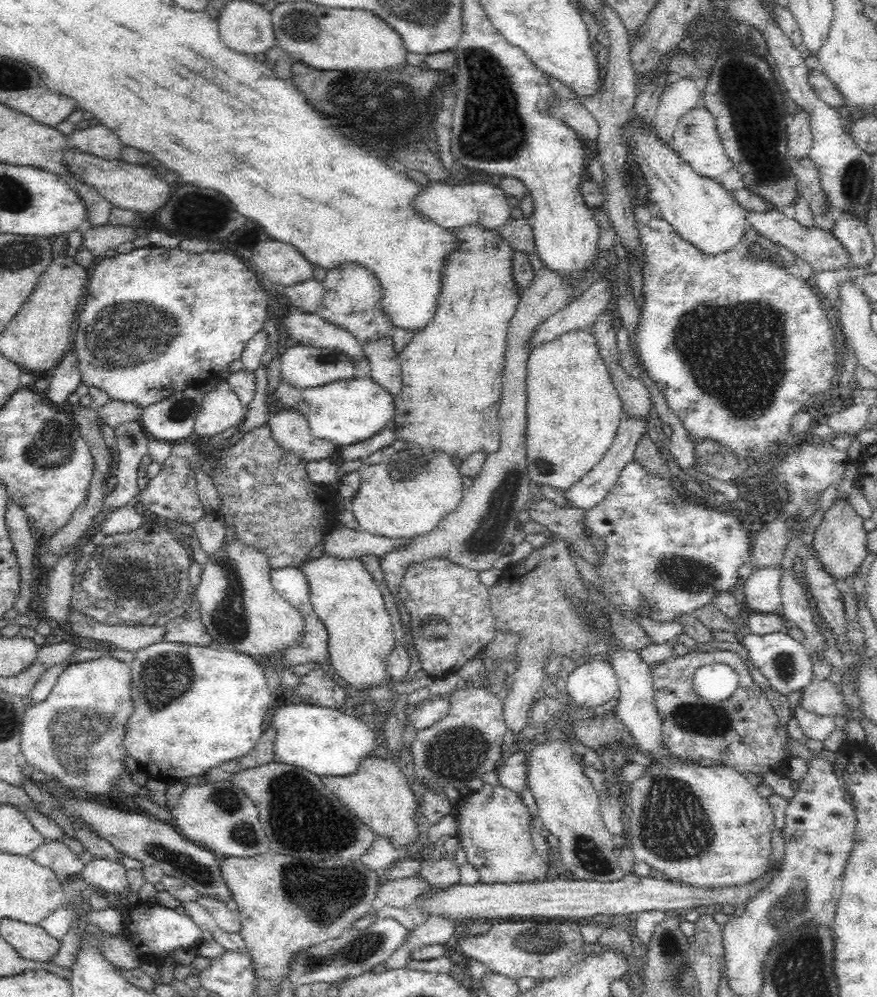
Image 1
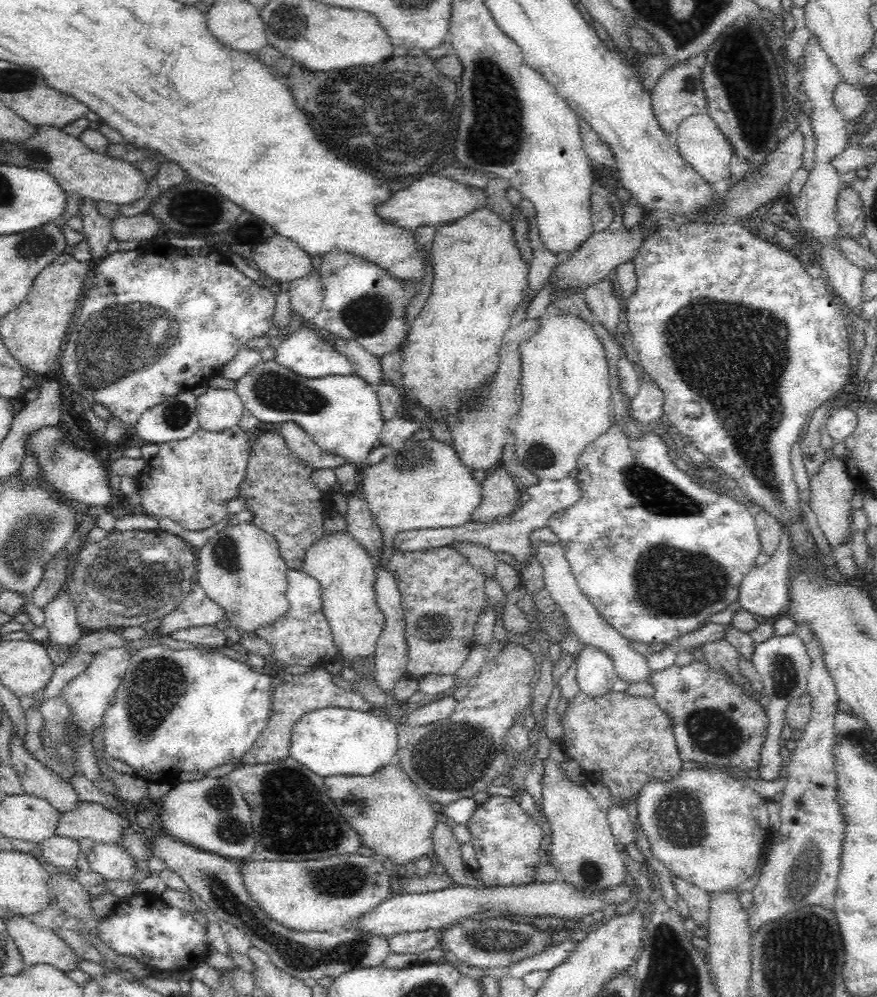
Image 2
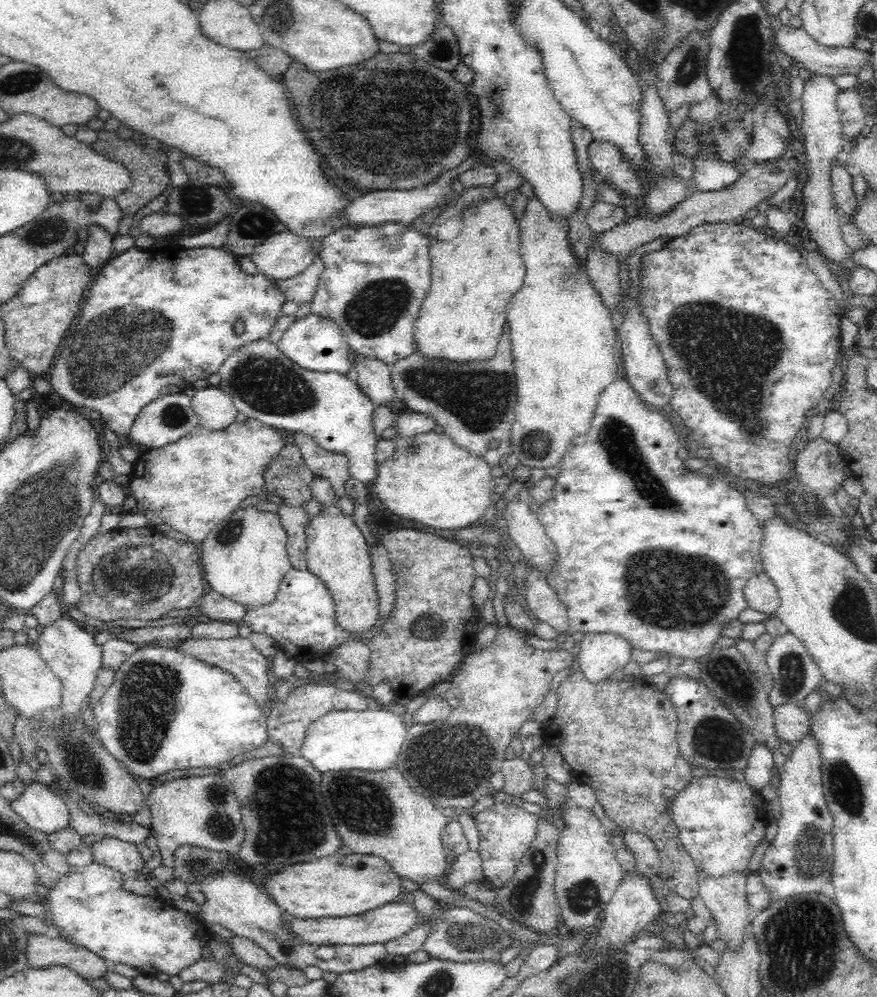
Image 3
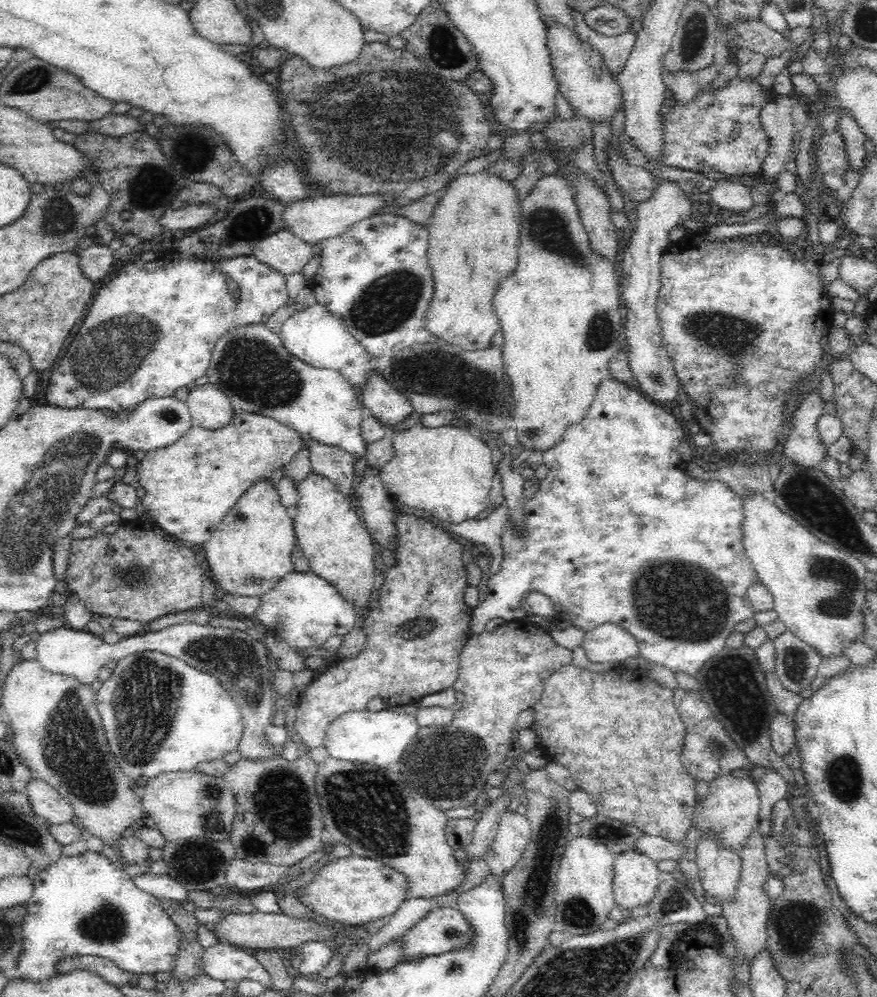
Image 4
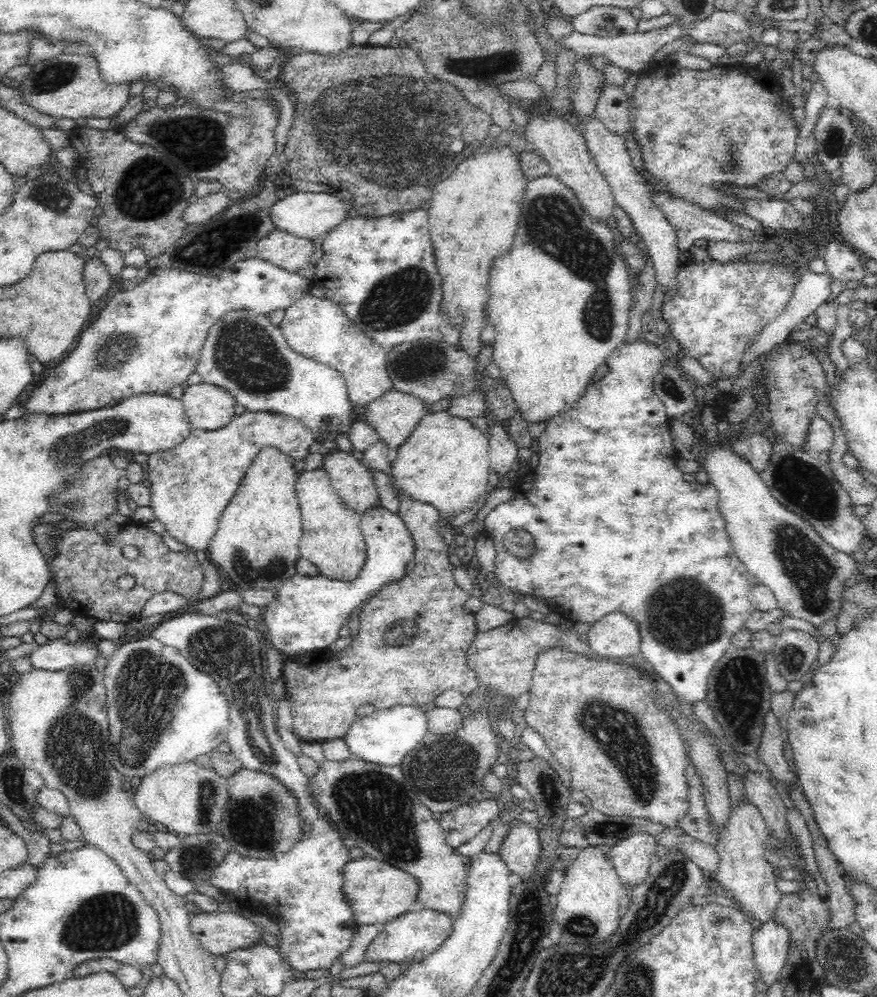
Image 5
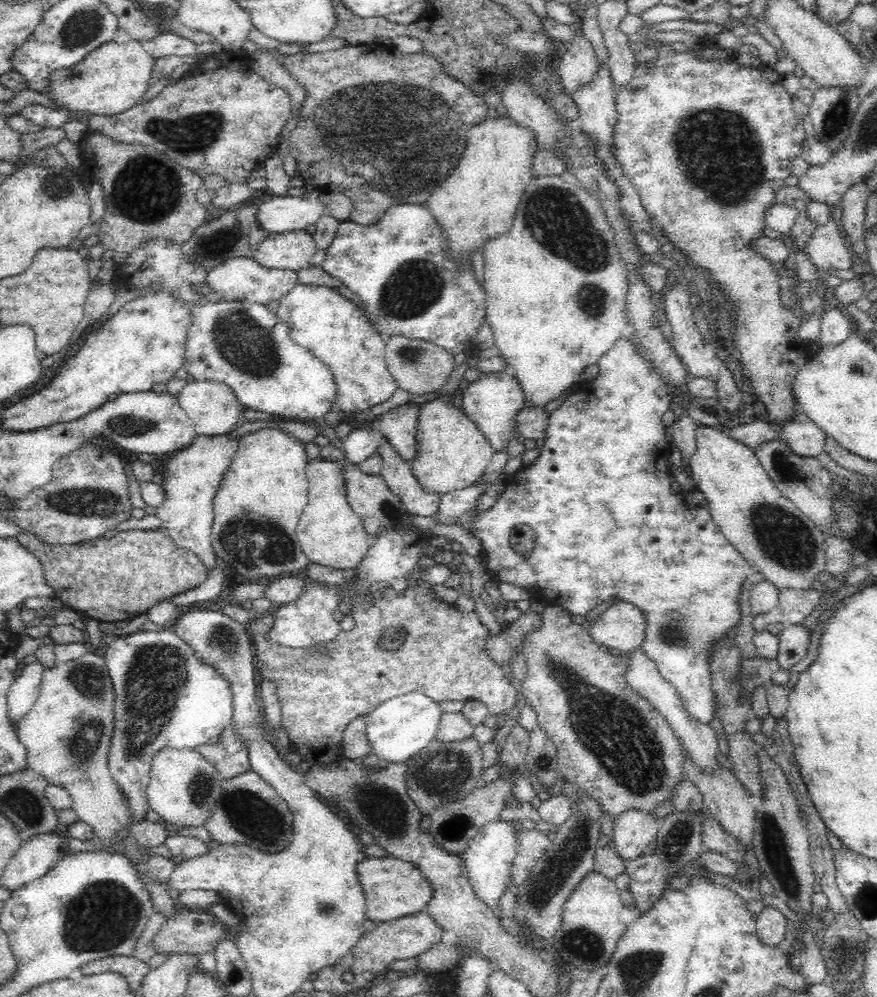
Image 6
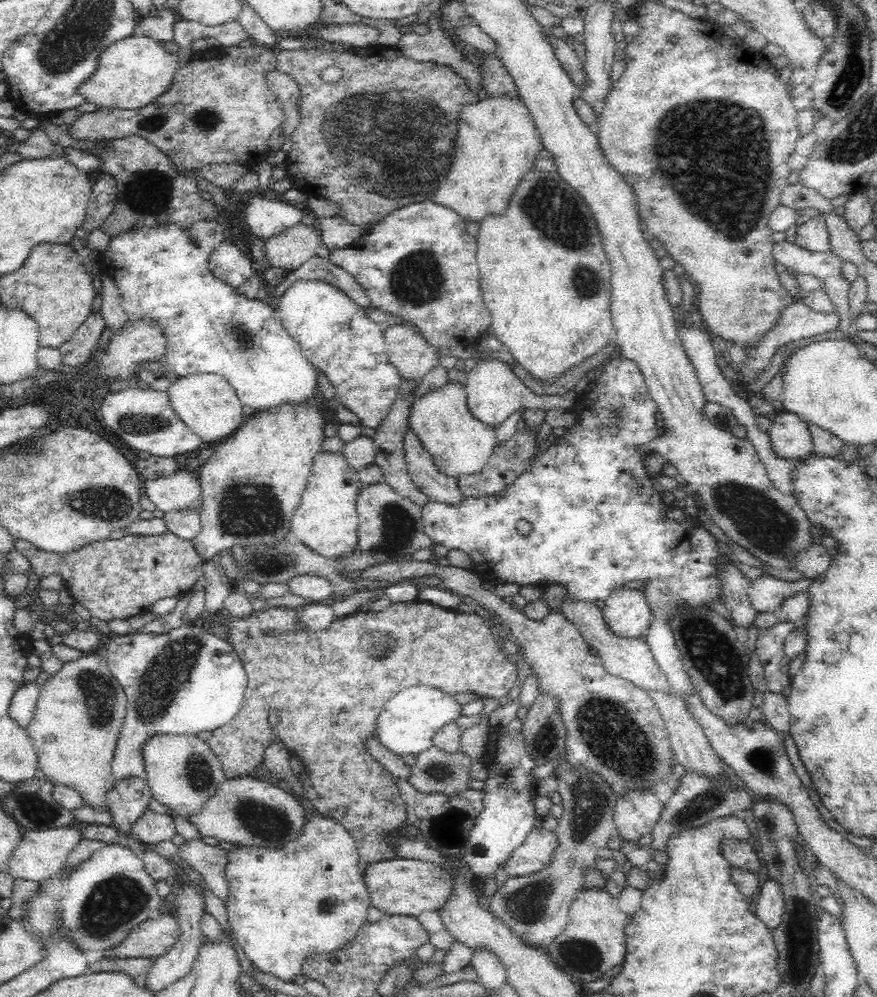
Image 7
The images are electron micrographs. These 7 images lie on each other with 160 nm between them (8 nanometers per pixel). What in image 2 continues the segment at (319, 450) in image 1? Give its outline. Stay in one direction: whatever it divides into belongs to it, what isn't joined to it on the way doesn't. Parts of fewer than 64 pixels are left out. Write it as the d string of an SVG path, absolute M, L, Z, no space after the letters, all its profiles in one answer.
M280 422L279 434L284 437L287 447L296 457L312 469L332 469L346 462L345 457L321 449L302 427L295 422Z

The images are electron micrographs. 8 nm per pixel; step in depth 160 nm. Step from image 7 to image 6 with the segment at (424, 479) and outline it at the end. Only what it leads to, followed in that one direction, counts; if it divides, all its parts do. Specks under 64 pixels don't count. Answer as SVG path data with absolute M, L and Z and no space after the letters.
M411 401L388 408L380 418L372 420L373 432L386 439L405 461L416 456L417 422L420 406Z

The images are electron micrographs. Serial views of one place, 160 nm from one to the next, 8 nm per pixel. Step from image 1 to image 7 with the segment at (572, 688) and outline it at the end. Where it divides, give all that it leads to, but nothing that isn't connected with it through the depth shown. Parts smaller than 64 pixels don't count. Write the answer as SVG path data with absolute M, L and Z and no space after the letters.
M617 587L601 611L607 628L618 638L642 639L650 630L652 613L641 589Z

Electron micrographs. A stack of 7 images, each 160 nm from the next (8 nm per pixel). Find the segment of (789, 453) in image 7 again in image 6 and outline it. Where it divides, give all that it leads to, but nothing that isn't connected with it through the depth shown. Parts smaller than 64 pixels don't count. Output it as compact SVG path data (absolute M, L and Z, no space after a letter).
M804 413L796 416L784 426L778 428L780 439L798 456L814 457L825 451L828 435Z

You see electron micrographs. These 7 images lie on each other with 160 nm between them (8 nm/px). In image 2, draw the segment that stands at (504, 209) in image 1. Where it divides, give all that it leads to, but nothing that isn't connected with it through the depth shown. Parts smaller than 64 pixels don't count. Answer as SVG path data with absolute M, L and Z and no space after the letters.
M442 175L422 176L420 180L416 180L405 190L396 192L385 200L377 208L377 214L382 221L387 221L401 229L415 230L422 226L441 227L465 218L466 215L472 214L480 207L487 207L488 210L492 211L492 205L487 200L487 196L486 188L480 189L462 185Z

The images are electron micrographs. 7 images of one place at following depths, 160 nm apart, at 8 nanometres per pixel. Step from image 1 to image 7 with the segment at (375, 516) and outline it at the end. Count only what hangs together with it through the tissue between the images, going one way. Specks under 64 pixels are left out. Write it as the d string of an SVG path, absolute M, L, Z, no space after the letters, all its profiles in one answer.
M449 382L438 390L415 399L409 414L409 428L430 453L434 467L455 480L482 470L498 444L496 429L480 422L468 410L465 387Z

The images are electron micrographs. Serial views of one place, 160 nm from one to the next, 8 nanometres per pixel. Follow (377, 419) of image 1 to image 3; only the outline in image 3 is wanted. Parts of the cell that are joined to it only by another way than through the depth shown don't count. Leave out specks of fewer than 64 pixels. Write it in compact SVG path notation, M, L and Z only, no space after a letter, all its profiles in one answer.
M256 339L238 348L225 359L222 370L219 370L220 388L232 399L237 412L242 412L247 418L260 421L263 425L279 428L293 433L303 433L312 437L314 442L324 450L343 454L347 458L349 473L363 482L370 491L375 482L378 463L375 459L376 445L379 439L372 425L375 404L360 390L352 375L338 374L332 371L316 372L306 370L286 358L280 349L269 340Z

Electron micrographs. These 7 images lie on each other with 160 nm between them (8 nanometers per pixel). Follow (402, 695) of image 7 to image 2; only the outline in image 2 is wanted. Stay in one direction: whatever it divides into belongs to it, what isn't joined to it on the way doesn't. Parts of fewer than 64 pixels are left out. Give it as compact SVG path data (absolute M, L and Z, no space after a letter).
M325 707L304 714L291 730L288 757L318 776L369 776L394 762L399 747L398 726L370 711Z

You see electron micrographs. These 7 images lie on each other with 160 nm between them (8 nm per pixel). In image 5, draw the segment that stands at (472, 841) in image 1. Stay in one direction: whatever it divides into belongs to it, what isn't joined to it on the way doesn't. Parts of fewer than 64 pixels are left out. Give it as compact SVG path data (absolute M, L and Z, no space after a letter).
M511 820L506 824L508 834L502 838L498 848L500 857L508 870L520 878L528 878L534 871L536 858L540 854L539 834L534 823Z

